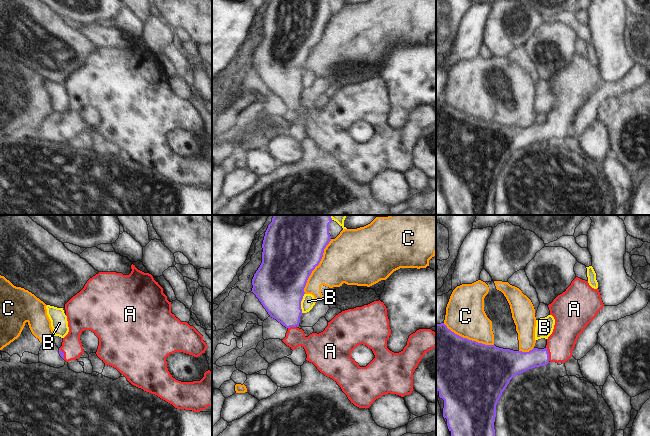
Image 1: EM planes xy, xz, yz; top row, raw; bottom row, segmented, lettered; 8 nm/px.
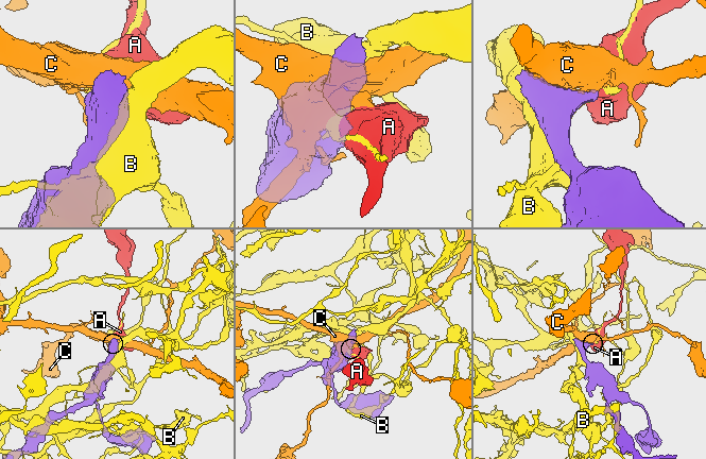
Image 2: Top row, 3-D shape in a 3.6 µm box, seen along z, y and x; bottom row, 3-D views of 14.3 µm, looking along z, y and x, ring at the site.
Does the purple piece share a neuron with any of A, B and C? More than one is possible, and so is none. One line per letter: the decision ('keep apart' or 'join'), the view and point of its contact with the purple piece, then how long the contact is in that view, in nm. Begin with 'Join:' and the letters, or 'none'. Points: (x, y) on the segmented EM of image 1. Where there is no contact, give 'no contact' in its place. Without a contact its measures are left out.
Join: A
A: join; meets purple in yz at (548, 354); contact 110 nm long
B: keep apart; meets purple in xz at (300, 303); contact 160 nm long
C: keep apart; meets purple in xz at (316, 265); contact 500 nm long

